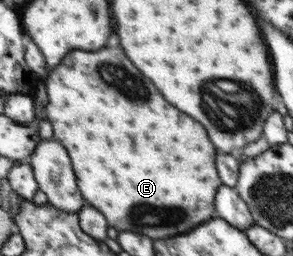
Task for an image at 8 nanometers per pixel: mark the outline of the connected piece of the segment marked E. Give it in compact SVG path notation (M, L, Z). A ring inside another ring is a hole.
M119 47L71 51L65 55L65 63L47 77L45 91L46 117L53 125L53 137L65 143L69 151L79 191L83 199L105 215L111 227L157 240L184 234L212 218L213 197L222 184L215 169L215 147L201 123L169 105Z

